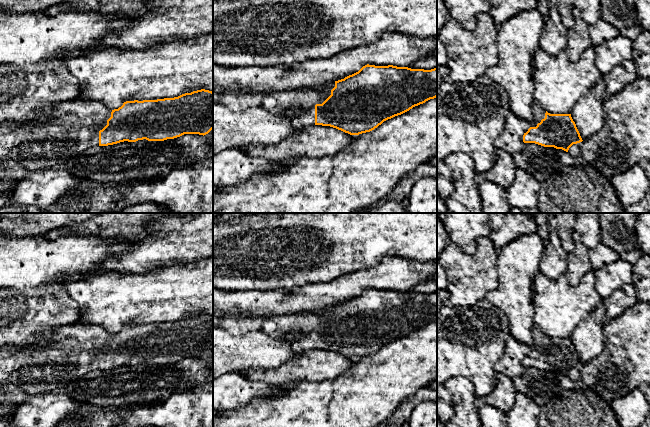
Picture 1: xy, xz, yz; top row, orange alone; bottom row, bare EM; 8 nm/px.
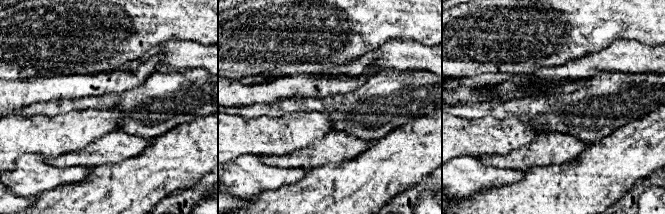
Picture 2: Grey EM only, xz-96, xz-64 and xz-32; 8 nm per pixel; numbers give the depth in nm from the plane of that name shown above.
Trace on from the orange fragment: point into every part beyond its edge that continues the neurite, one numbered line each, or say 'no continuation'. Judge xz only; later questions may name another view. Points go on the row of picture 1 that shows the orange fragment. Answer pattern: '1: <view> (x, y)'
1: xz (298, 104)

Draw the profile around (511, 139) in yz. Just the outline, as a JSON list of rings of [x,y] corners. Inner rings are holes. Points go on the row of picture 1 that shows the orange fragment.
[[[510,111],[507,114],[503,132],[495,139],[495,147],[503,149],[511,155],[520,152],[525,145],[523,135],[529,128],[527,121],[518,118]]]

